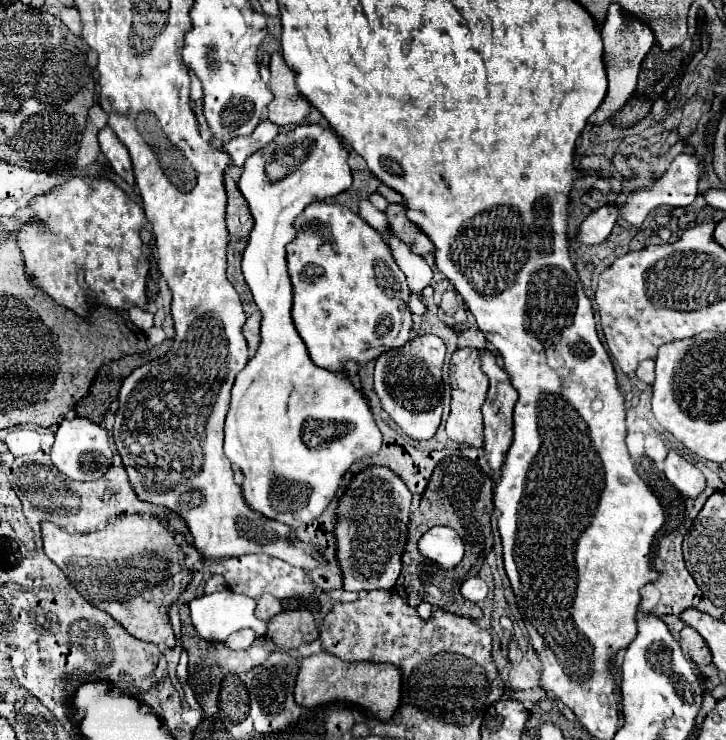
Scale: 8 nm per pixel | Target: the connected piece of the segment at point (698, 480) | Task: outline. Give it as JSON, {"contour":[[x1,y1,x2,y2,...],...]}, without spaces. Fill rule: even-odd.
{"contour":[[670,451,664,461,666,479,688,499,696,499,706,489,706,479,698,467,688,463,676,451]]}

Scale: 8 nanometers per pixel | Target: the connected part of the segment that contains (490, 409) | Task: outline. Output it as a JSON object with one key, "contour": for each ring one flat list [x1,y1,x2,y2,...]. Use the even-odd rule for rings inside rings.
{"contour":[[498,353,482,355,482,369,490,379,490,389,488,389,486,401,482,405,482,413,484,413,484,453,486,453,486,461,488,461,492,471,500,473,502,463,504,463,504,455,508,453,508,447,512,445,512,411,514,411,514,403,518,399,518,393,514,391,506,371,502,371,502,367,496,365,496,357,498,357]]}

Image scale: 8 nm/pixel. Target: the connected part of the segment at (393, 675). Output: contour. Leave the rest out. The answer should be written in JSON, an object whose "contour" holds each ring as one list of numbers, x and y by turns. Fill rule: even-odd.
{"contour":[[326,651,310,655,300,663,294,699,300,707,312,709,318,705,344,701,368,709,376,719,388,721,400,705,400,669,394,665,376,663,346,663]]}

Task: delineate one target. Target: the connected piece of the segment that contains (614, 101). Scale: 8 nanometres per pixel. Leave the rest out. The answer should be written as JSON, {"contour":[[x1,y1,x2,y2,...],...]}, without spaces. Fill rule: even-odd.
{"contour":[[610,5,606,23,602,25,600,35,604,41,604,65,606,65,606,75,608,75,608,93,602,105,594,111,594,115,590,115,588,121,592,125,602,125,606,119,610,119,616,111,620,111,626,105,626,101,632,97,636,89,640,63,650,51,650,47,654,45,652,29,638,19,626,19,626,13,616,5]]}

